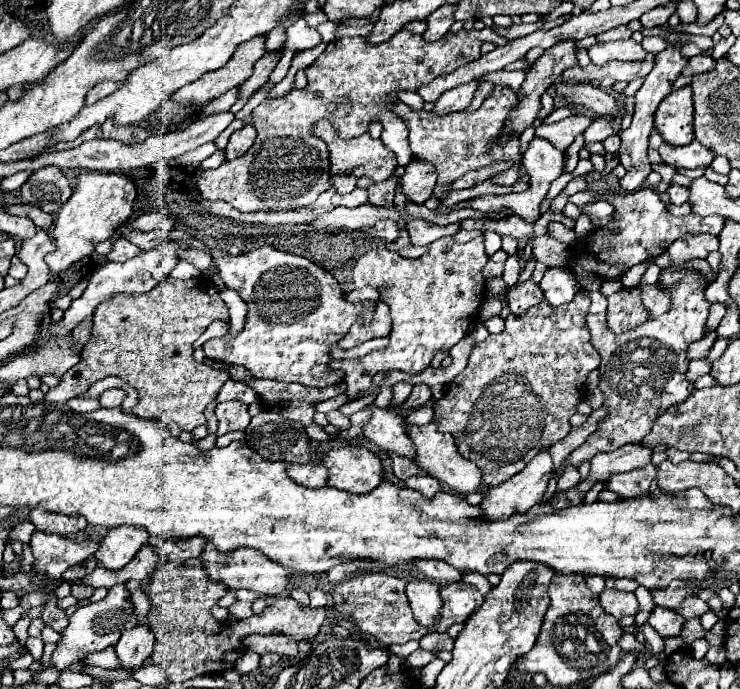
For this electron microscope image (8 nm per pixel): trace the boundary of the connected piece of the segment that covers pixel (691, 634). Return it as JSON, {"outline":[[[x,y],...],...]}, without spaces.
{"outline":[[[694,617],[691,620],[686,620],[680,634],[680,637],[689,647],[695,640],[705,637],[707,631],[702,627],[700,617]]]}

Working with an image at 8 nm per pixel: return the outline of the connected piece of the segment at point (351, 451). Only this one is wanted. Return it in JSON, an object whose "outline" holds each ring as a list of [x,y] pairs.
{"outline":[[[354,446],[328,450],[322,456],[322,464],[330,468],[328,486],[352,494],[366,494],[382,480],[382,460]]]}

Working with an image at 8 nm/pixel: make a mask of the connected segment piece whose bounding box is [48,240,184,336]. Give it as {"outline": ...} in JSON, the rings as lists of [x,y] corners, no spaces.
{"outline":[[[168,240],[168,242],[162,242],[160,246],[156,246],[154,250],[148,250],[148,252],[140,252],[138,256],[134,256],[132,260],[126,260],[126,262],[106,262],[102,264],[88,280],[88,288],[86,292],[78,298],[78,300],[72,300],[70,308],[64,312],[62,320],[60,322],[52,322],[48,332],[52,336],[66,336],[70,334],[84,318],[92,316],[94,310],[98,308],[98,304],[114,298],[116,294],[128,294],[128,296],[140,296],[140,294],[148,294],[156,284],[160,284],[164,278],[170,276],[172,268],[178,264],[178,250],[182,250],[184,244],[182,242],[176,242],[176,240]]]}

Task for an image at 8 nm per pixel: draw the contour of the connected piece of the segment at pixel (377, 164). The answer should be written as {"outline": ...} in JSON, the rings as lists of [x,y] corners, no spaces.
{"outline":[[[320,120],[320,122],[316,122],[312,126],[312,134],[326,142],[328,152],[330,152],[328,158],[330,158],[332,174],[356,174],[356,176],[368,176],[368,178],[372,178],[376,182],[382,182],[386,178],[390,178],[394,168],[396,168],[396,160],[386,150],[382,140],[374,140],[368,132],[358,136],[358,138],[342,140],[342,138],[336,138],[336,130],[334,130],[334,126],[328,120]]]}

